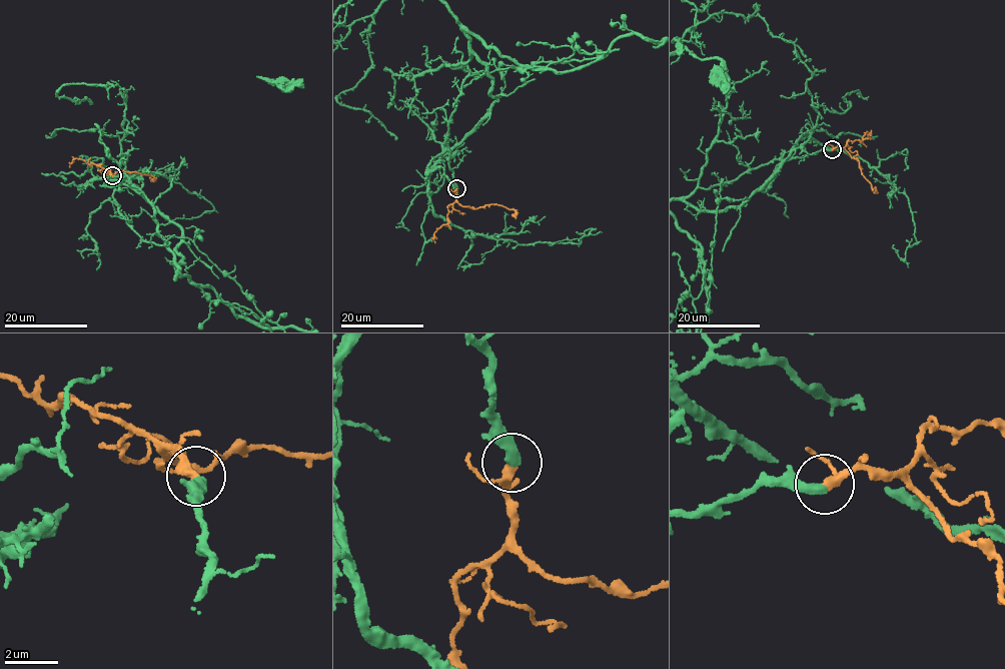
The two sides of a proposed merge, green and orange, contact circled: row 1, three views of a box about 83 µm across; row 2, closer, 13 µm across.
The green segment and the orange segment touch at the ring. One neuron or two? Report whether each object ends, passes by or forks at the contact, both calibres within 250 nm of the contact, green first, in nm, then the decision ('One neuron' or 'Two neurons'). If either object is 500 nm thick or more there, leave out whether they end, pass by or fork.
At the ring green ends. At the ring orange passes by. Thickness 440 nm (green) against 240 nm. One neuron

